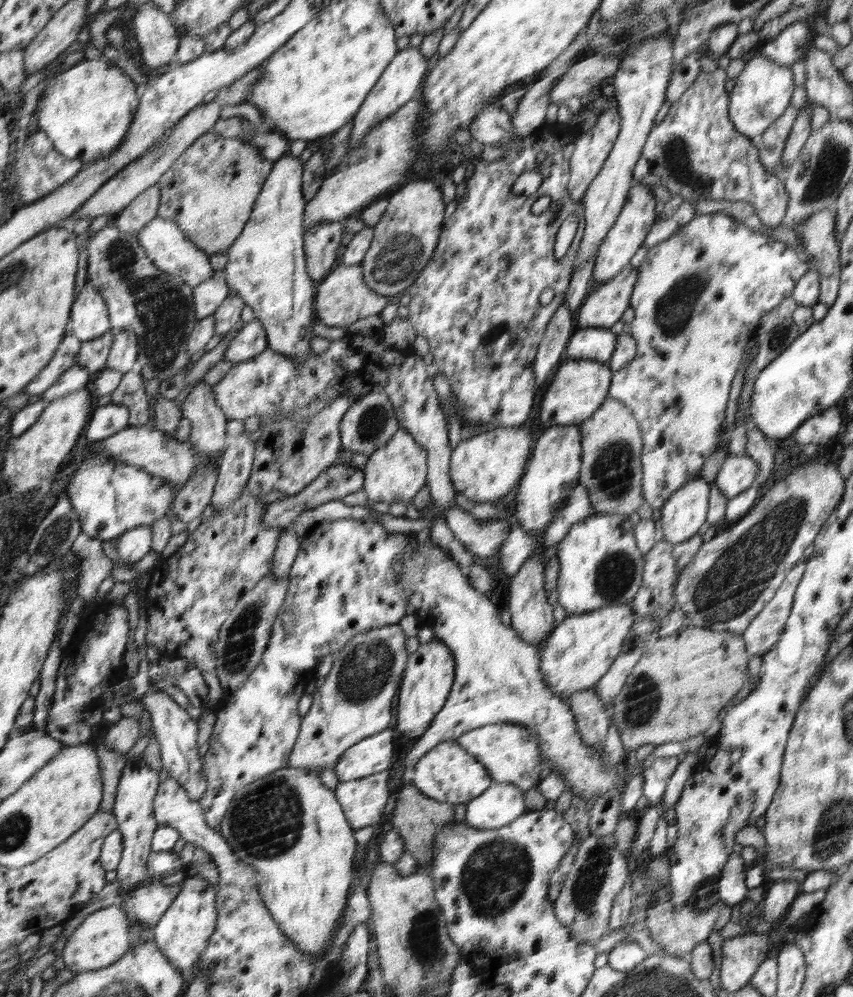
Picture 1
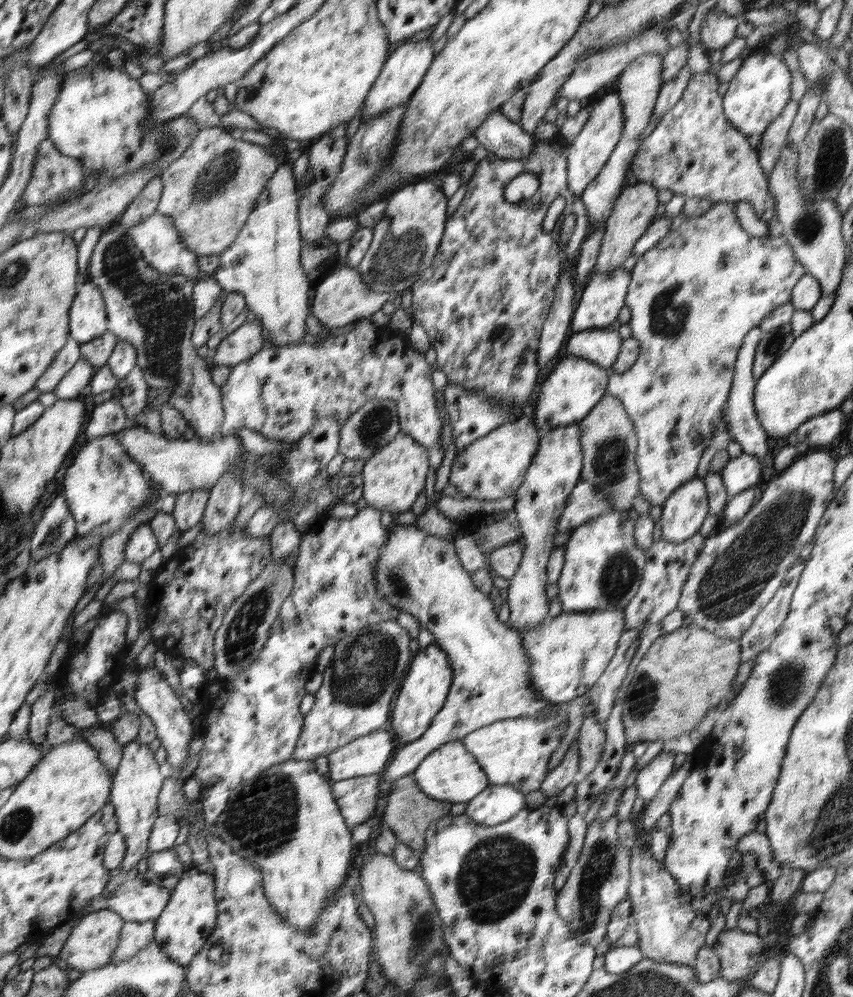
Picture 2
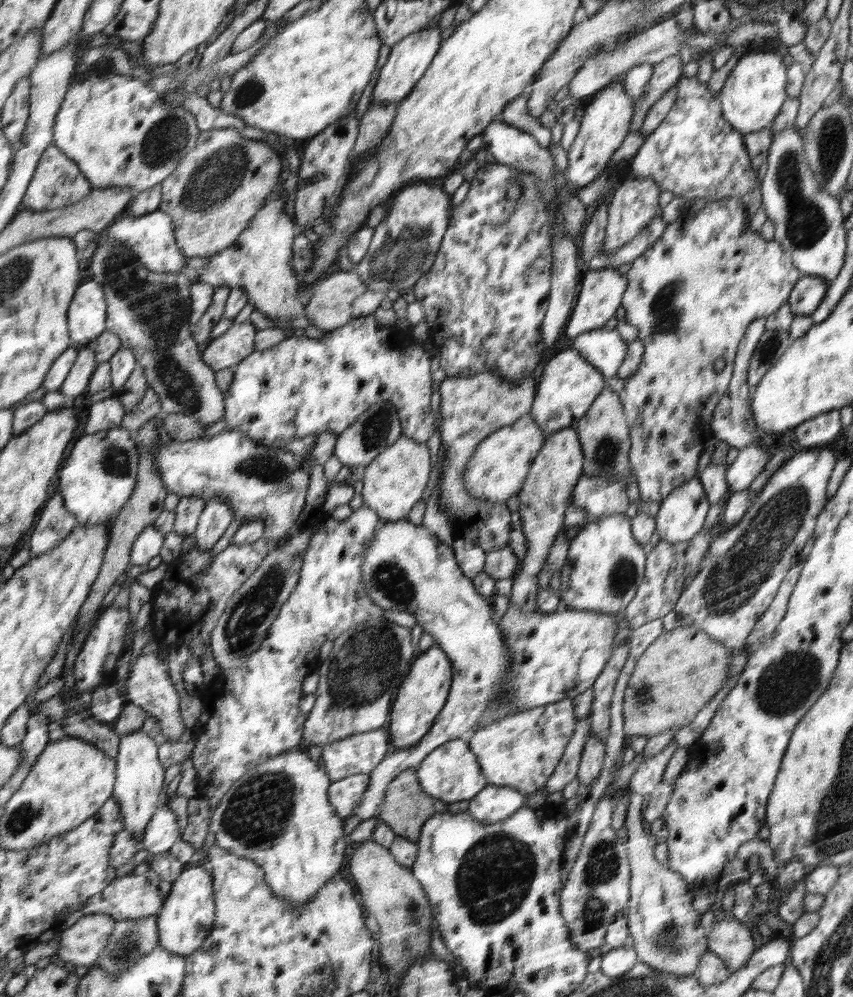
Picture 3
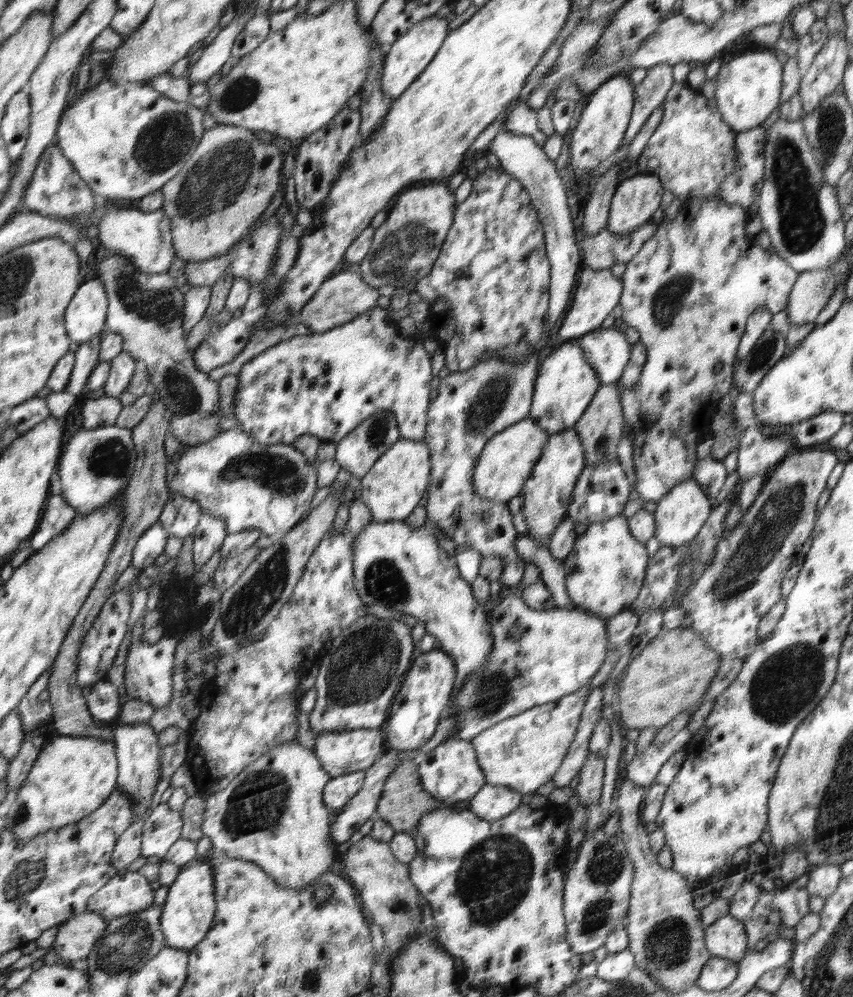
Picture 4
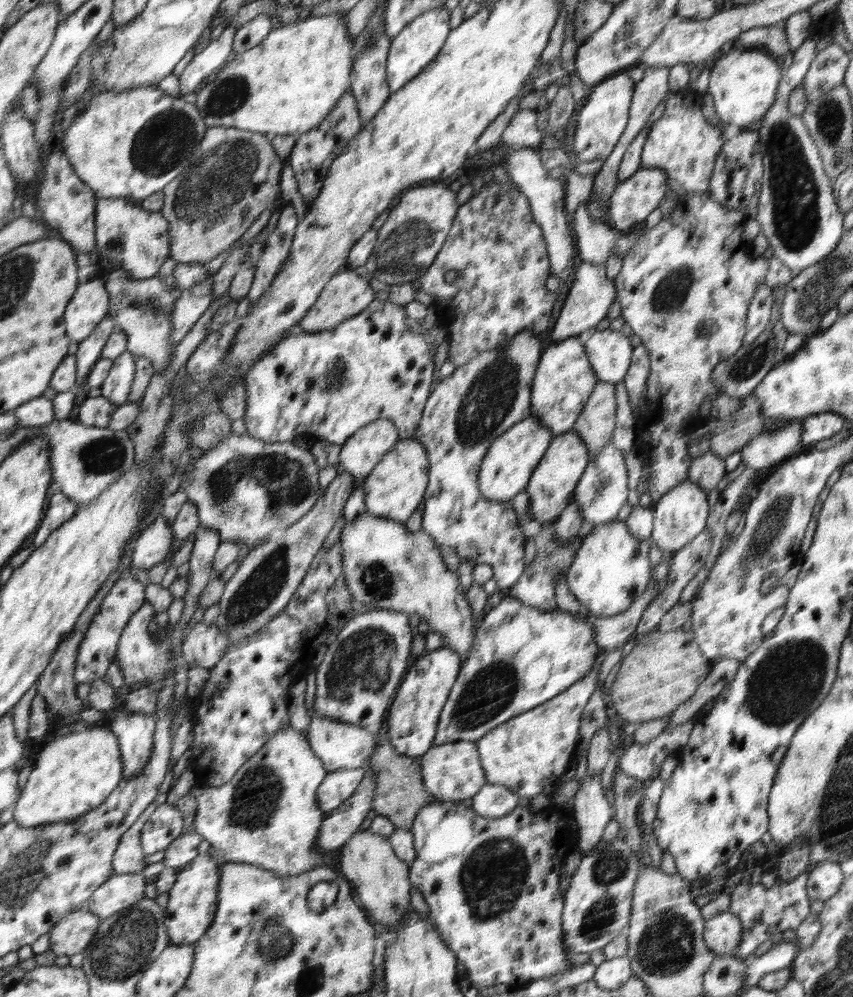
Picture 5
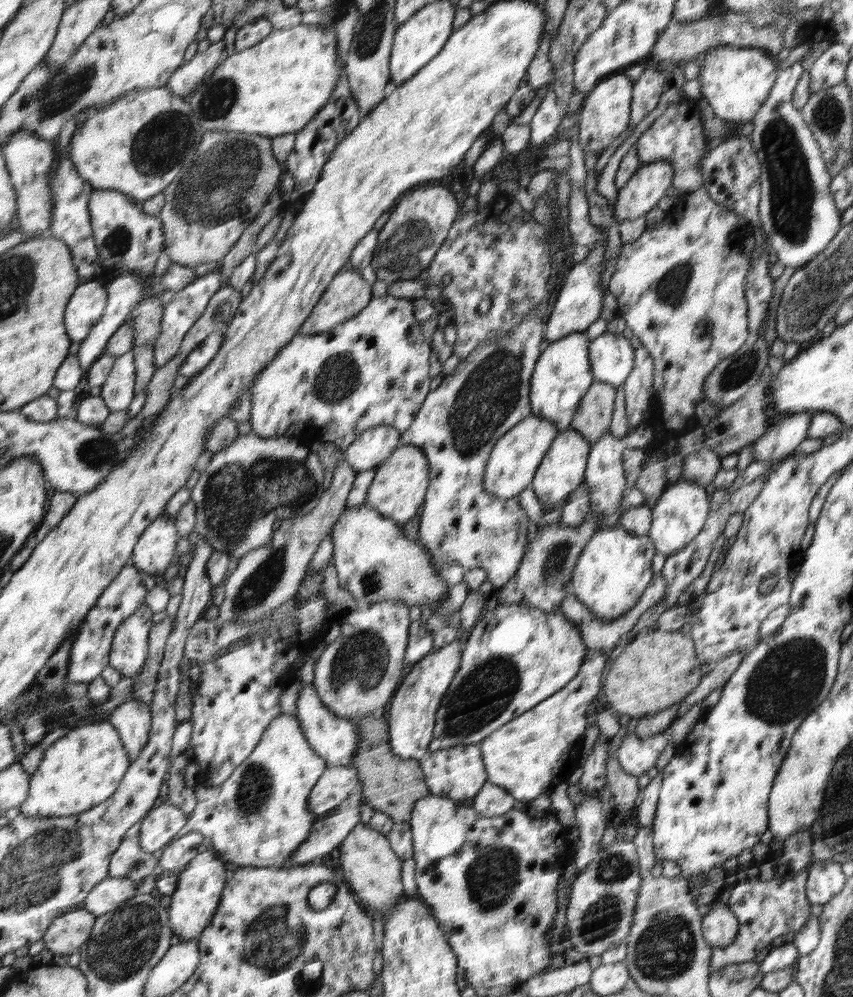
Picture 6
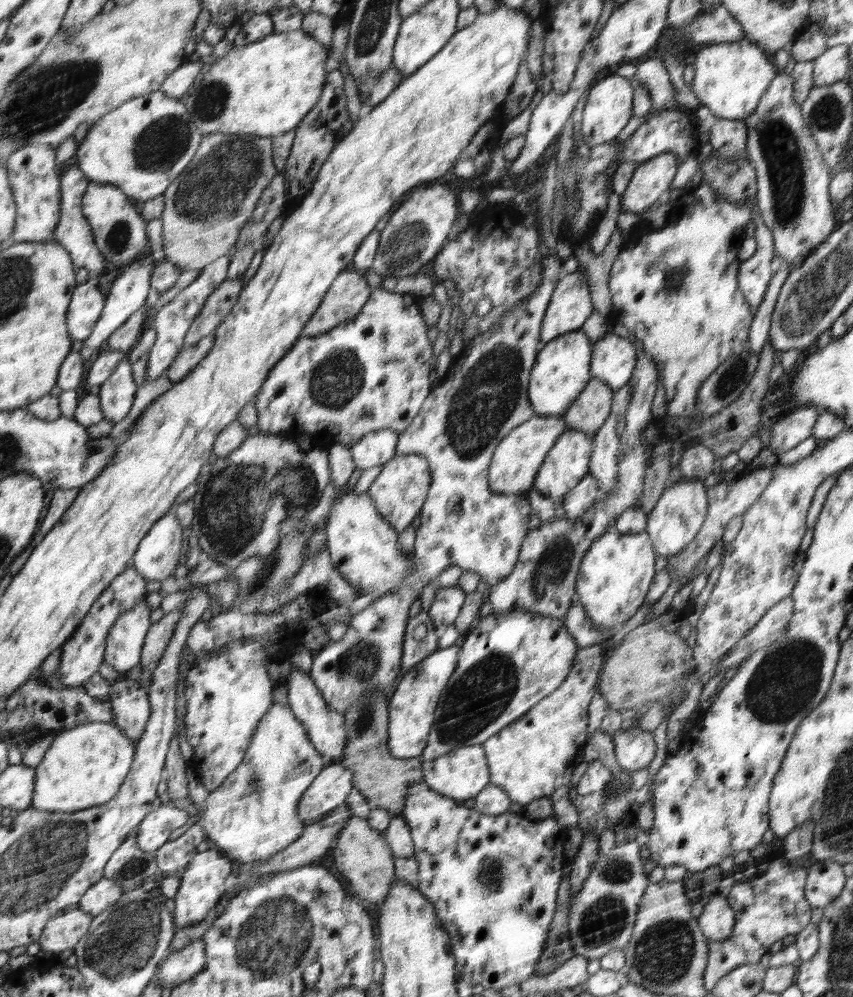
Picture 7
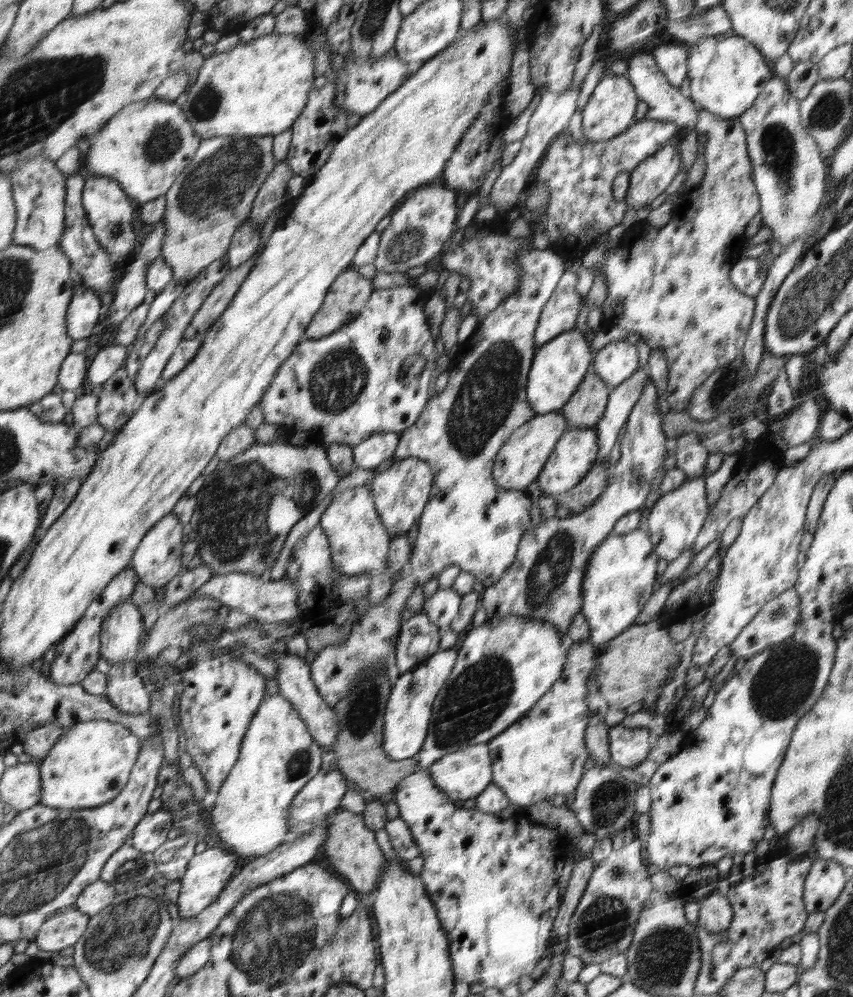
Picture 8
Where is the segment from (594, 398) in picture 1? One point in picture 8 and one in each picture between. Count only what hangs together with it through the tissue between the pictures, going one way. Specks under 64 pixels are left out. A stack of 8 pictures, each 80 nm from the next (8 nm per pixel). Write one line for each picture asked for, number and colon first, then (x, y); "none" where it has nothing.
2: (574, 387)
3: (569, 384)
4: (566, 383)
5: (565, 378)
6: (563, 374)
7: (563, 368)
8: (558, 368)

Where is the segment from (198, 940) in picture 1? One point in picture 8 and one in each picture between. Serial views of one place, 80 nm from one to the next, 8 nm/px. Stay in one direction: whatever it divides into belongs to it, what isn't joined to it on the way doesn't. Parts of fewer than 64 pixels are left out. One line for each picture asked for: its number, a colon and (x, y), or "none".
2: (189, 918)
3: (186, 918)
4: (188, 912)
5: (190, 910)
6: (197, 895)
7: (202, 884)
8: (206, 875)

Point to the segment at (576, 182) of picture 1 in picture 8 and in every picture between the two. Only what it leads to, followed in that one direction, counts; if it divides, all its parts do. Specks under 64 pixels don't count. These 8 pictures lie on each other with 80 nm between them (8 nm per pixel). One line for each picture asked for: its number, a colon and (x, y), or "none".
2: (589, 152)
3: (606, 122)
4: (602, 126)
5: (602, 117)
6: (604, 114)
7: (608, 108)
8: (610, 110)

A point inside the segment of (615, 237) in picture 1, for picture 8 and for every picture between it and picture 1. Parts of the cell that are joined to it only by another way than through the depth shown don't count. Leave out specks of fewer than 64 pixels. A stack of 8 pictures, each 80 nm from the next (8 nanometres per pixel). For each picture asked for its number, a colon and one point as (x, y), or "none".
2: (634, 211)
3: (631, 208)
4: (637, 197)
5: (632, 200)
6: (649, 183)
7: (651, 179)
8: (650, 178)

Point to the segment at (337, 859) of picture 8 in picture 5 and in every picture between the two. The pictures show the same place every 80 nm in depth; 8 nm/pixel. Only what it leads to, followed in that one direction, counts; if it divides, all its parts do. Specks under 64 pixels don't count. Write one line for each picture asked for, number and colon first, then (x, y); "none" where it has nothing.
5: (381, 880)
6: (367, 862)
7: (360, 853)

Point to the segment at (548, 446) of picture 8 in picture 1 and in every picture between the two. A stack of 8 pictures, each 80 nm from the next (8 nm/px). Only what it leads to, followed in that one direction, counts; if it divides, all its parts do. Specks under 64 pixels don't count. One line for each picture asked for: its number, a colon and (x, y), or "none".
1: (487, 466)
2: (493, 467)
3: (497, 470)
4: (506, 462)
5: (506, 469)
6: (515, 463)
7: (518, 460)

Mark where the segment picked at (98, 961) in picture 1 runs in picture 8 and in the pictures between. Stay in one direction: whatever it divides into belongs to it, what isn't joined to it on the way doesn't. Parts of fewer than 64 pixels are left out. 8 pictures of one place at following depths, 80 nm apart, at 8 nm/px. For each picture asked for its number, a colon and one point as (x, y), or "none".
2: (91, 945)
3: (82, 944)
4: (75, 940)
5: (72, 936)
6: (68, 934)
7: (65, 932)
8: (64, 929)

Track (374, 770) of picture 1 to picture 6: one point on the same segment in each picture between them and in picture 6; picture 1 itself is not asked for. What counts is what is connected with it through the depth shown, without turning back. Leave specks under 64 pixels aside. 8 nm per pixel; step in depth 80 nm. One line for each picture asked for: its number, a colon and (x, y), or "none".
2: (368, 755)
3: (362, 753)
4: (342, 752)
5: (340, 745)
6: (335, 738)

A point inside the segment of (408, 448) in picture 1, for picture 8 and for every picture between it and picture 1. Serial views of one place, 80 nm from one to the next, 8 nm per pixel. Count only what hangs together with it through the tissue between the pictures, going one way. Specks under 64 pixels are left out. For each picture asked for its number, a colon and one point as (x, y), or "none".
2: (393, 478)
3: (393, 482)
4: (392, 489)
5: (393, 490)
6: (399, 484)
7: (399, 491)
8: (401, 491)

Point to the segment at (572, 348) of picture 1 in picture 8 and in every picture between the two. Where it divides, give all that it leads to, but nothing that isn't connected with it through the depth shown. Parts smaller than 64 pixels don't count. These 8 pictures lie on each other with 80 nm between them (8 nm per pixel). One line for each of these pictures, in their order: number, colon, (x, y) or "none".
2: (602, 347)
3: (604, 348)
4: (607, 350)
5: (609, 352)
6: (611, 354)
7: (613, 359)
8: (617, 362)

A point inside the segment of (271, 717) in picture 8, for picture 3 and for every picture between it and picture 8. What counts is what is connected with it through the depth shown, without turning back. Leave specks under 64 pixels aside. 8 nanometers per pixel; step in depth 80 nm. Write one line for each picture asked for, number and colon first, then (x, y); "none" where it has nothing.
3: (279, 816)
4: (274, 814)
5: (268, 814)
6: (259, 817)
7: (254, 815)

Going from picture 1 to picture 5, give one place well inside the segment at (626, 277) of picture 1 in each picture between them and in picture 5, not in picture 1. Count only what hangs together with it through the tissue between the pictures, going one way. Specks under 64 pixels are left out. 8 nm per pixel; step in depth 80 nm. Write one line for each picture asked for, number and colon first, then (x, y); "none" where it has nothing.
2: (601, 299)
3: (600, 292)
4: (597, 293)
5: (586, 304)

